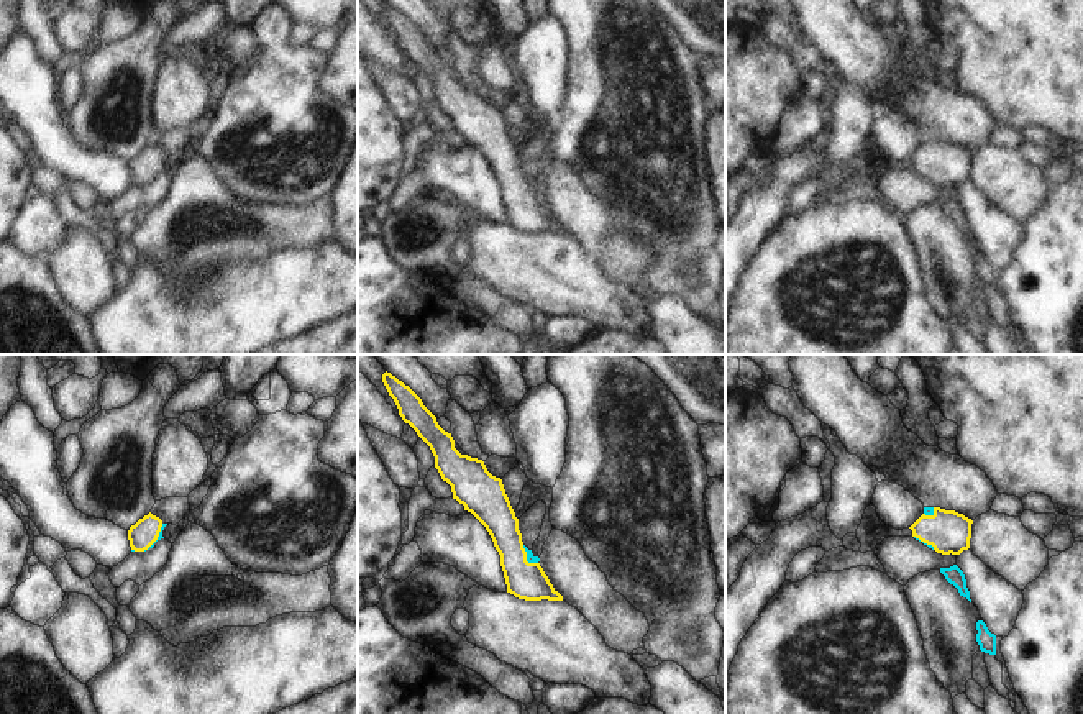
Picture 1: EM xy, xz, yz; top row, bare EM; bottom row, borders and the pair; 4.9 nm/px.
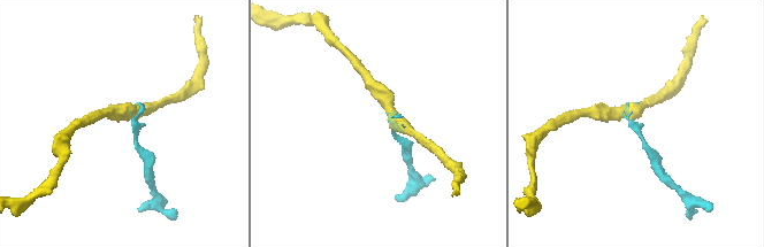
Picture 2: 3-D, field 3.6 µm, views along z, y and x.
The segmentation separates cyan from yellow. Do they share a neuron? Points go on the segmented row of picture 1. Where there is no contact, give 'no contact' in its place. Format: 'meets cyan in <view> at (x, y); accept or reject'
meets cyan in xy at (158, 539); accept

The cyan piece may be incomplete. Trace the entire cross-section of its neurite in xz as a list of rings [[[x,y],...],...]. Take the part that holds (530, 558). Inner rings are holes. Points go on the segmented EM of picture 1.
[[[387,371],[382,374],[382,382],[402,420],[430,446],[435,468],[451,486],[453,499],[489,532],[500,555],[507,593],[525,601],[563,601],[540,566],[540,558],[523,545],[519,519],[502,479],[492,476],[482,460],[461,455],[455,448],[451,433],[438,425],[436,417],[409,386]]]

